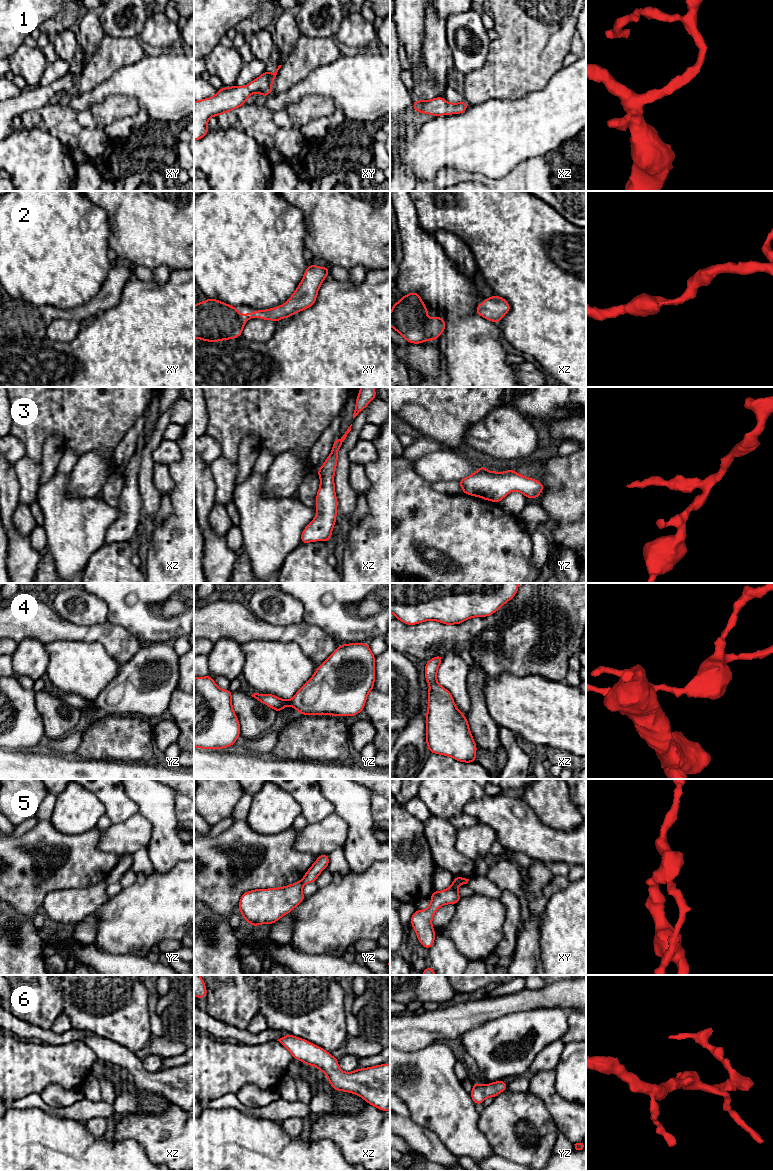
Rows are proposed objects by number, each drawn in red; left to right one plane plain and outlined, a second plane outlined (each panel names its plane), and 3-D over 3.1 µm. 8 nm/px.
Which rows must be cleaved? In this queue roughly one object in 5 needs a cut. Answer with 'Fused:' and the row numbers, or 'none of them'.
Fused: 5

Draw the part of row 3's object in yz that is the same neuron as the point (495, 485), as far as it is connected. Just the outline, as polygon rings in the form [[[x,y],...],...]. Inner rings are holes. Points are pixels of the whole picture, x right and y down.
[[[483,464],[477,471],[458,481],[462,493],[499,503],[512,491],[521,492],[526,498],[535,499],[544,490],[538,480],[520,475],[512,469],[495,472],[485,469]]]

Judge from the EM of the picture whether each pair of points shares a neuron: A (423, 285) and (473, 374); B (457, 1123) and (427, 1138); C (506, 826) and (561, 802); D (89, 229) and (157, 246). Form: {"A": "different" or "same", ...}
{"A": "same", "B": "different", "C": "different", "D": "different"}

